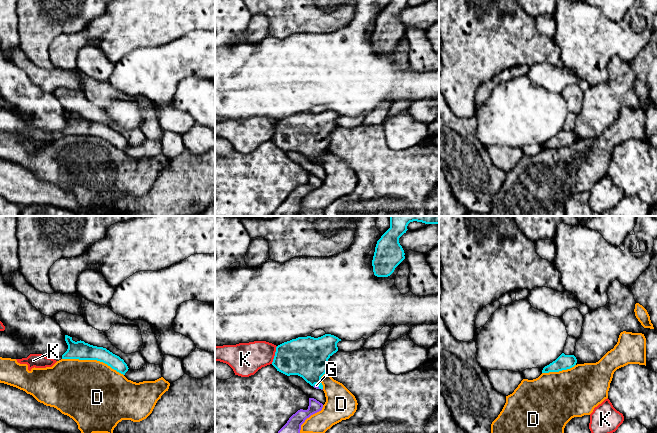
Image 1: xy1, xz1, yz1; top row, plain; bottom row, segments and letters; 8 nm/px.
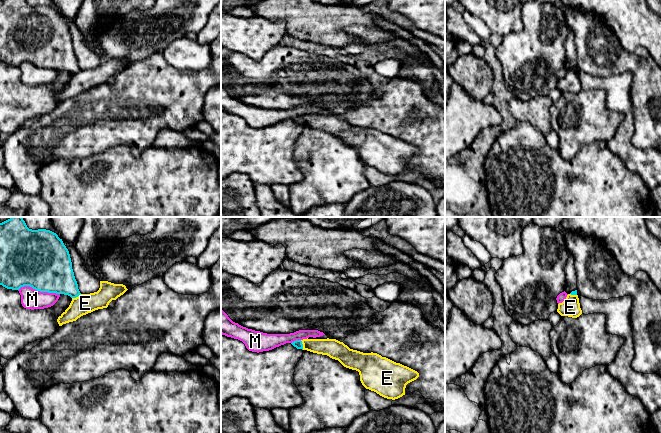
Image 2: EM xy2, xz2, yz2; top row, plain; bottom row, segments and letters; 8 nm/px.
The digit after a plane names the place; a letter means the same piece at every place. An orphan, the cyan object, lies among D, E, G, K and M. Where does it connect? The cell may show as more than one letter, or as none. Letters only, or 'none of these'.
G

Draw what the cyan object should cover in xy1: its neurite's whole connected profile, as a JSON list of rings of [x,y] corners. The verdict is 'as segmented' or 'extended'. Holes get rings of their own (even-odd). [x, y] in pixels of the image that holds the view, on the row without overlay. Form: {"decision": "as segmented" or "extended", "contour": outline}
{"decision": "as segmented", "contour": [[[65,111],[65,117],[68,125],[62,131],[62,135],[97,136],[107,140],[123,151],[129,145],[123,135],[106,124],[93,122],[81,116],[75,118],[68,111]]]}

